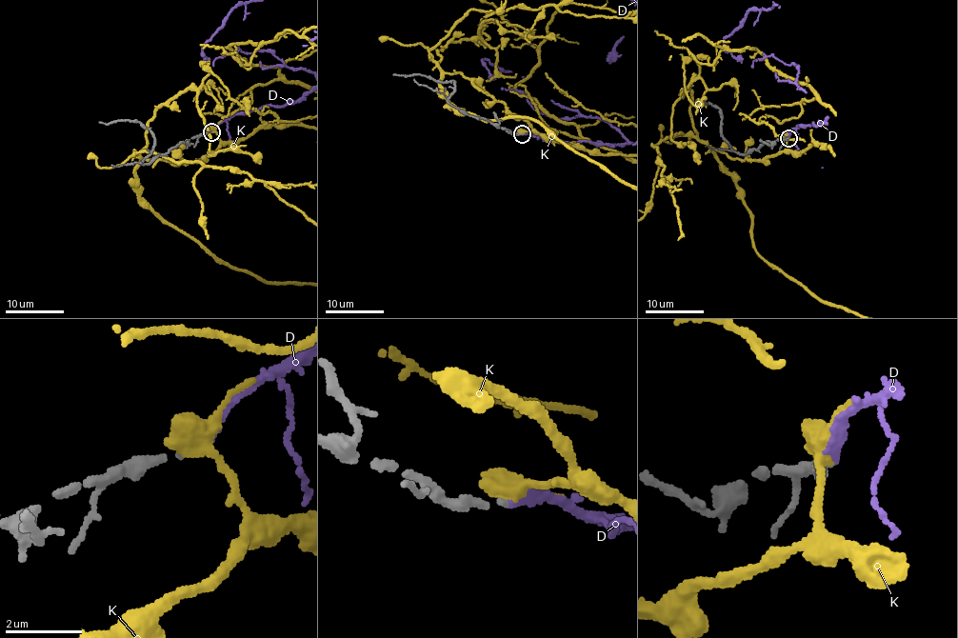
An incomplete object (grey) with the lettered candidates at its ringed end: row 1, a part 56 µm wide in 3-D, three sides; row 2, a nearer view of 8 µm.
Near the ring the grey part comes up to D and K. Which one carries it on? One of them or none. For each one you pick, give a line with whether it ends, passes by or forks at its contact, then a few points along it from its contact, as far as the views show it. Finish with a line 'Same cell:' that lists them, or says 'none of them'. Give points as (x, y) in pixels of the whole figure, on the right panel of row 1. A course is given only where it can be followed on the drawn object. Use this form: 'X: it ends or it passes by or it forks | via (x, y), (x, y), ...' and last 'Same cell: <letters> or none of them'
D: it ends
Same cell: D

